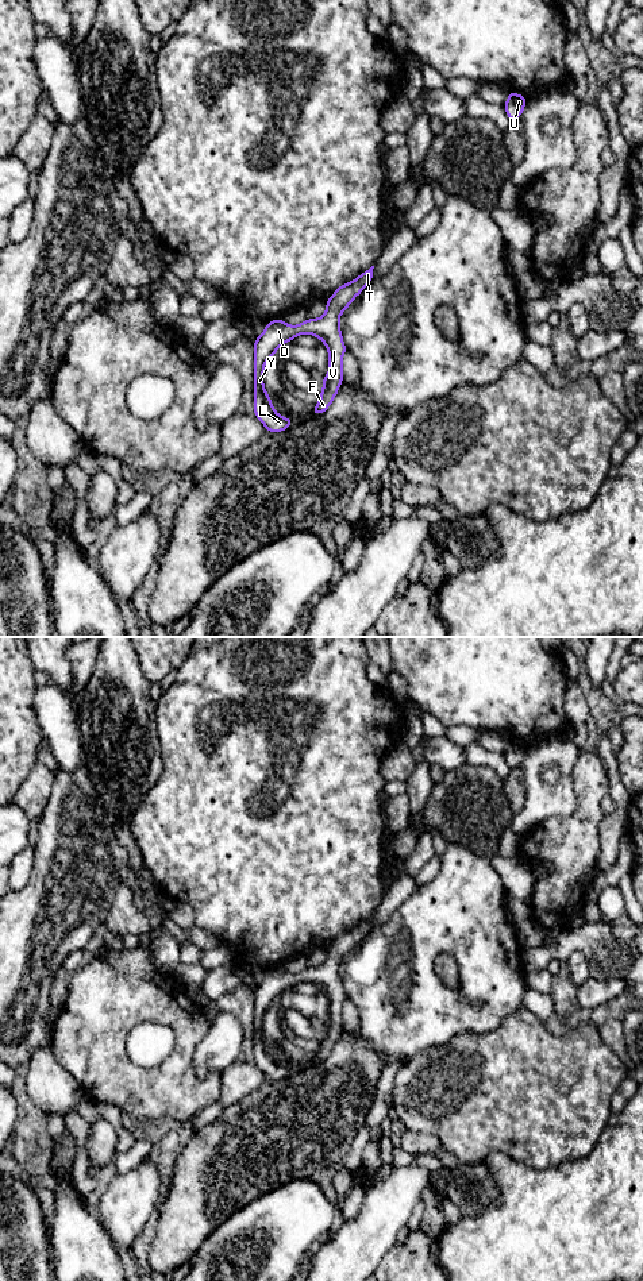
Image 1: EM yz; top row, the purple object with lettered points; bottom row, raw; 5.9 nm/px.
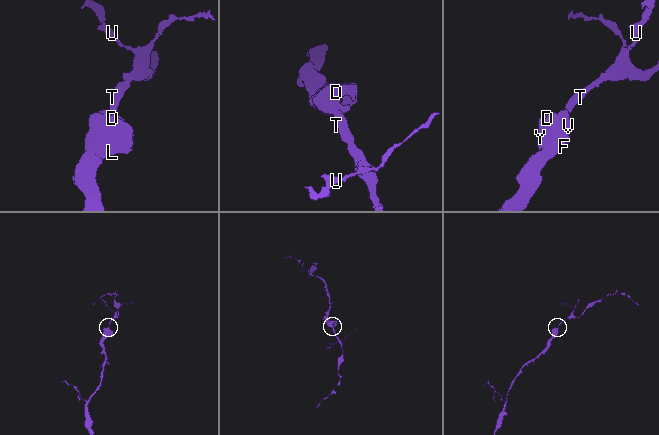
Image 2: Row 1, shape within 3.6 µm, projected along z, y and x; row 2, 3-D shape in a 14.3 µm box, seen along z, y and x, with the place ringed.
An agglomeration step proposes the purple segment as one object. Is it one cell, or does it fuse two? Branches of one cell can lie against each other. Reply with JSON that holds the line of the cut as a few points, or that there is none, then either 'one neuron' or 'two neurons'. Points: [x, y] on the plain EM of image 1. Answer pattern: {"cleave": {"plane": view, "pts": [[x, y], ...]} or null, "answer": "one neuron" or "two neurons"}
{"cleave": null, "answer": "one neuron"}

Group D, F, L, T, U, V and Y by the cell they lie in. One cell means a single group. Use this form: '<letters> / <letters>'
D F L T U V Y

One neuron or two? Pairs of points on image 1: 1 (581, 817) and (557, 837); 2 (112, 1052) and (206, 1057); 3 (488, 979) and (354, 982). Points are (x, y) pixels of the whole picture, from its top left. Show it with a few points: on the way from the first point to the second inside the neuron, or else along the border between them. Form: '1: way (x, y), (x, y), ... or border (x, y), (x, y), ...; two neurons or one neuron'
1: way (576, 822), (562, 836); one neuron
2: border (208, 1027), (193, 1056), (193, 1071), (200, 1080); two neurons
3: way (454, 1011), (408, 1013), (401, 1019), (388, 1014); one neuron

